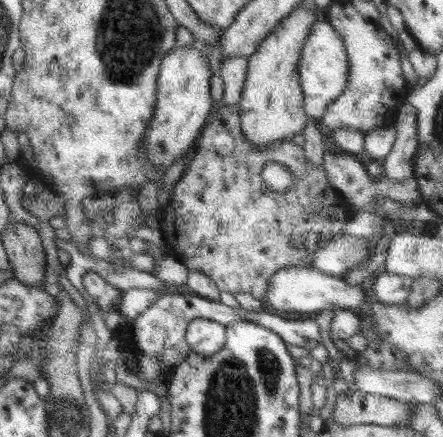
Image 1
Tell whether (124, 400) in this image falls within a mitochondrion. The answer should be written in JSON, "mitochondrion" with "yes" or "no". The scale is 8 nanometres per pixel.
{"mitochondrion":"no"}

